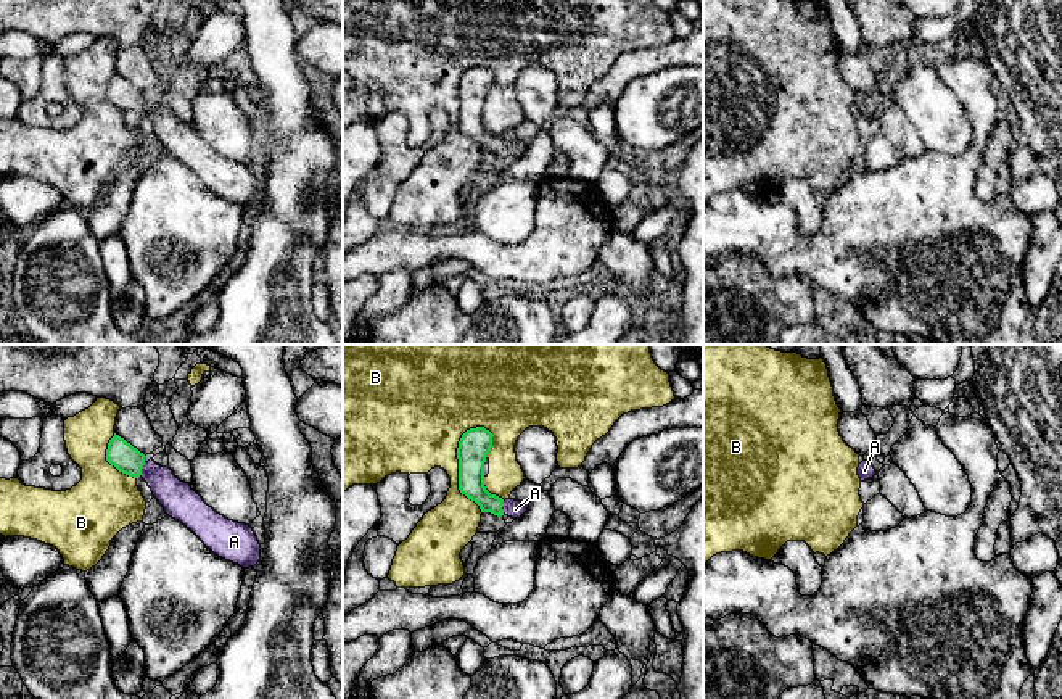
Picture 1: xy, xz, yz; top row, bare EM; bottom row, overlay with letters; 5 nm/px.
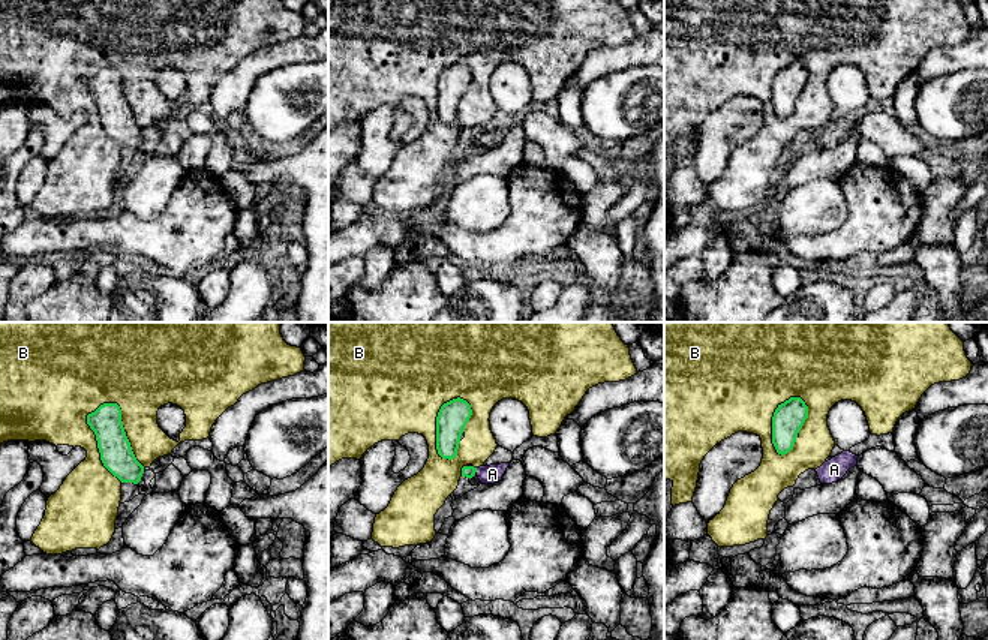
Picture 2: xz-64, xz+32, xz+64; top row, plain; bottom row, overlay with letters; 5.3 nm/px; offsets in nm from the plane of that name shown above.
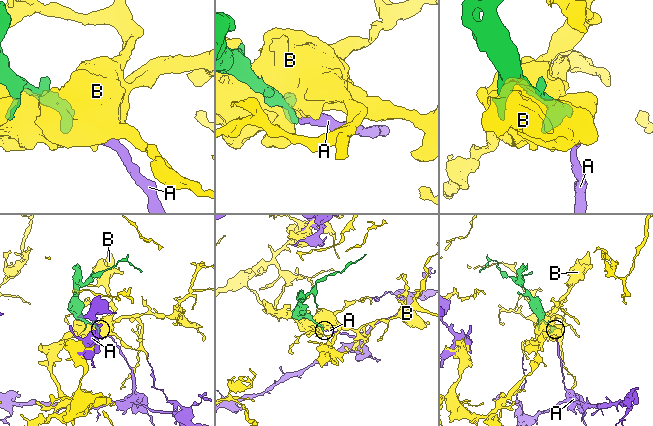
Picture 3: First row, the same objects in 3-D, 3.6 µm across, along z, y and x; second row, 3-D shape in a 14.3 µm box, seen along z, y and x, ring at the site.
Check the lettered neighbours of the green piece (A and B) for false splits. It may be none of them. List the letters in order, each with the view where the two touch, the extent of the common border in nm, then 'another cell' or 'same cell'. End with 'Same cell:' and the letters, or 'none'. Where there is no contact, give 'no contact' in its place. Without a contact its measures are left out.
A: xy | 80 nm | same cell
B: xz | 440 nm | another cell
Same cell: A

